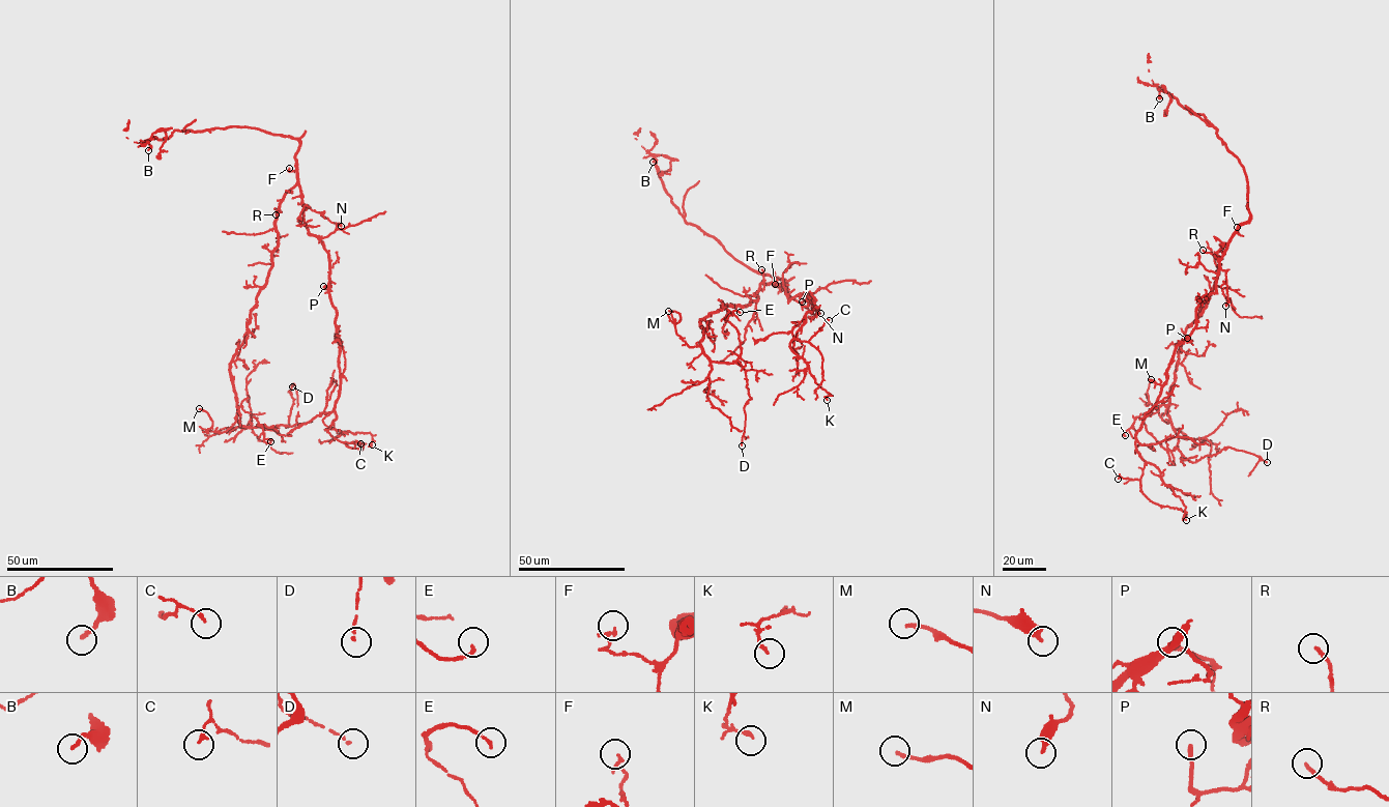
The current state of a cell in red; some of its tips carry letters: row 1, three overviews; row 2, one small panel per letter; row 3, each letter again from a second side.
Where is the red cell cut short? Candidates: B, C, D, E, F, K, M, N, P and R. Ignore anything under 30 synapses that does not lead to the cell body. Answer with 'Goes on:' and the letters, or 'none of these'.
Goes on: none of these

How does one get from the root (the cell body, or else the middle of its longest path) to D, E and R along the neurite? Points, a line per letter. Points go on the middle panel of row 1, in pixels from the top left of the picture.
D: (761, 283), (756, 301), (726, 305), (699, 323), (711, 361), (745, 371), (750, 400), (742, 445)
E: (761, 283), (756, 301), (700, 319), (711, 361), (739, 356), (726, 318), (740, 312)
R: (761, 283), (761, 269)

